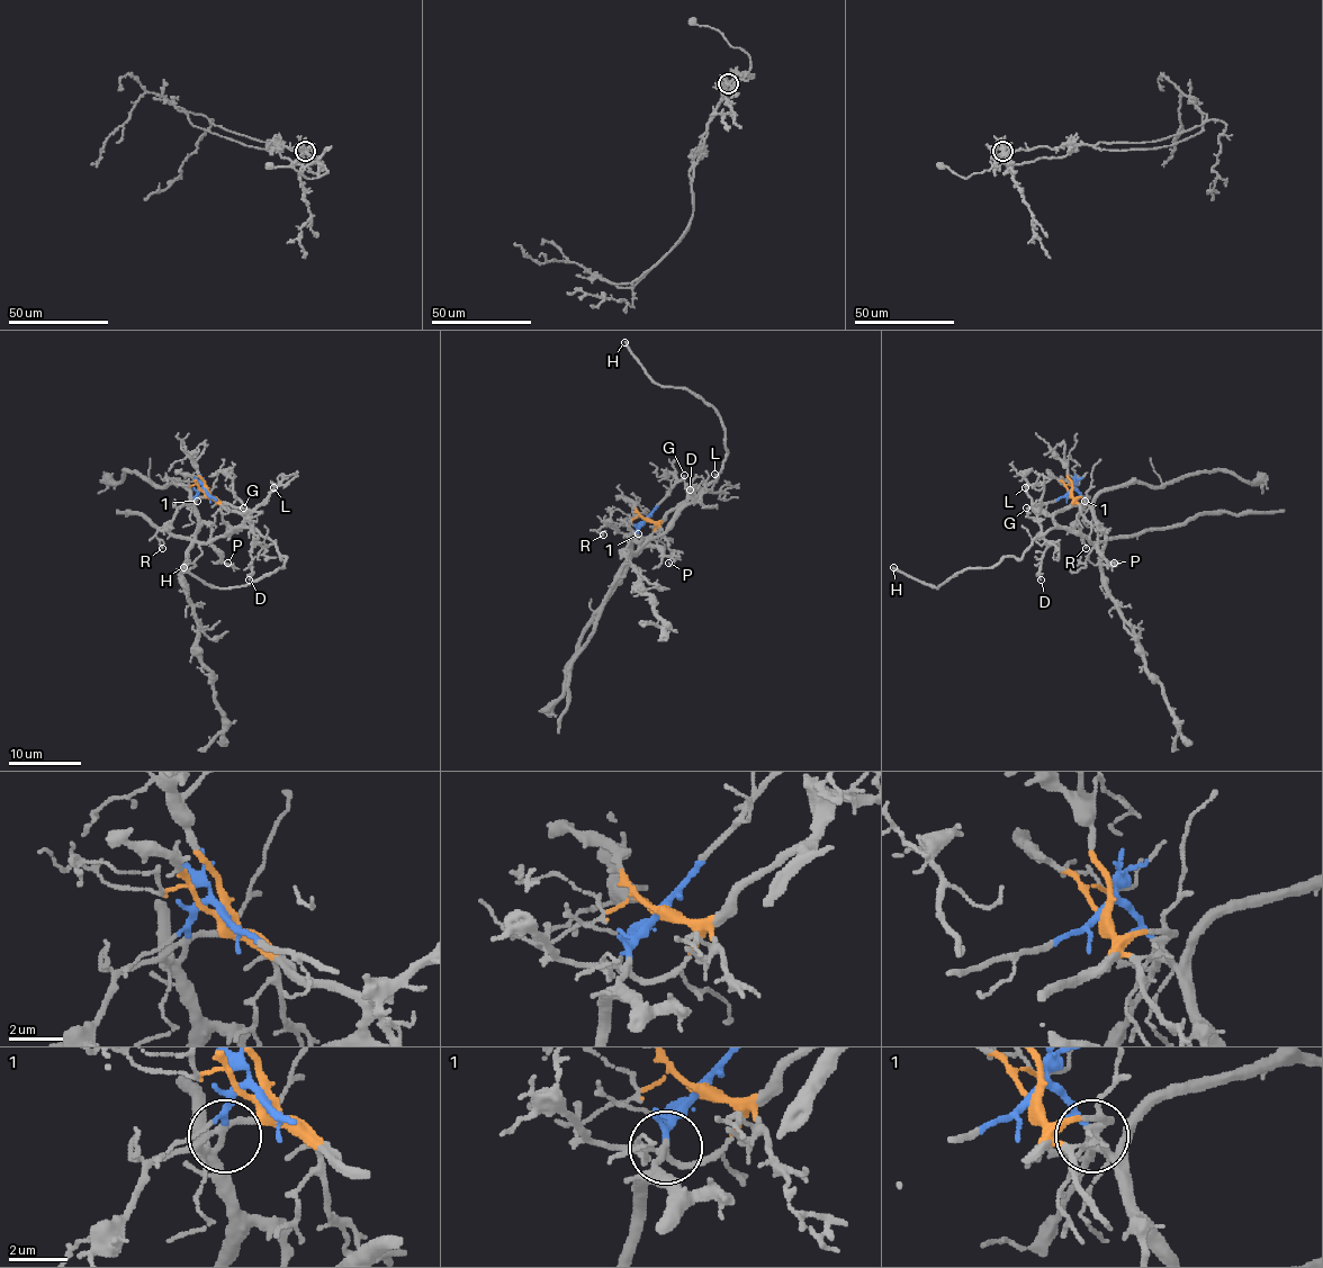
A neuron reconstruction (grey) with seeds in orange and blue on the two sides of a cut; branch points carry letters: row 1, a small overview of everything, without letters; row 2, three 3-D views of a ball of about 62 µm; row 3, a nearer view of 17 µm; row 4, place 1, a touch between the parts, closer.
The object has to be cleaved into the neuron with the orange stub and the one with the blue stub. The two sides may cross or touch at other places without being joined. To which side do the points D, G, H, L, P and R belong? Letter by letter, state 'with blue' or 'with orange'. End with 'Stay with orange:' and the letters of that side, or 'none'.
D: with orange
G: with blue
H: with orange
L: with orange
P: with blue
R: with orange
Stay with orange: D, H, L, R

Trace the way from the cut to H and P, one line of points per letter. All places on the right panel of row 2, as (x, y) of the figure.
H: (1070, 489), (1072, 501), (1054, 515), (1054, 527), (1019, 559), (965, 568), (937, 588), (892, 566)
P: (1070, 489), (1074, 488), (1096, 519), (1099, 556), (1108, 565), (1114, 563)

